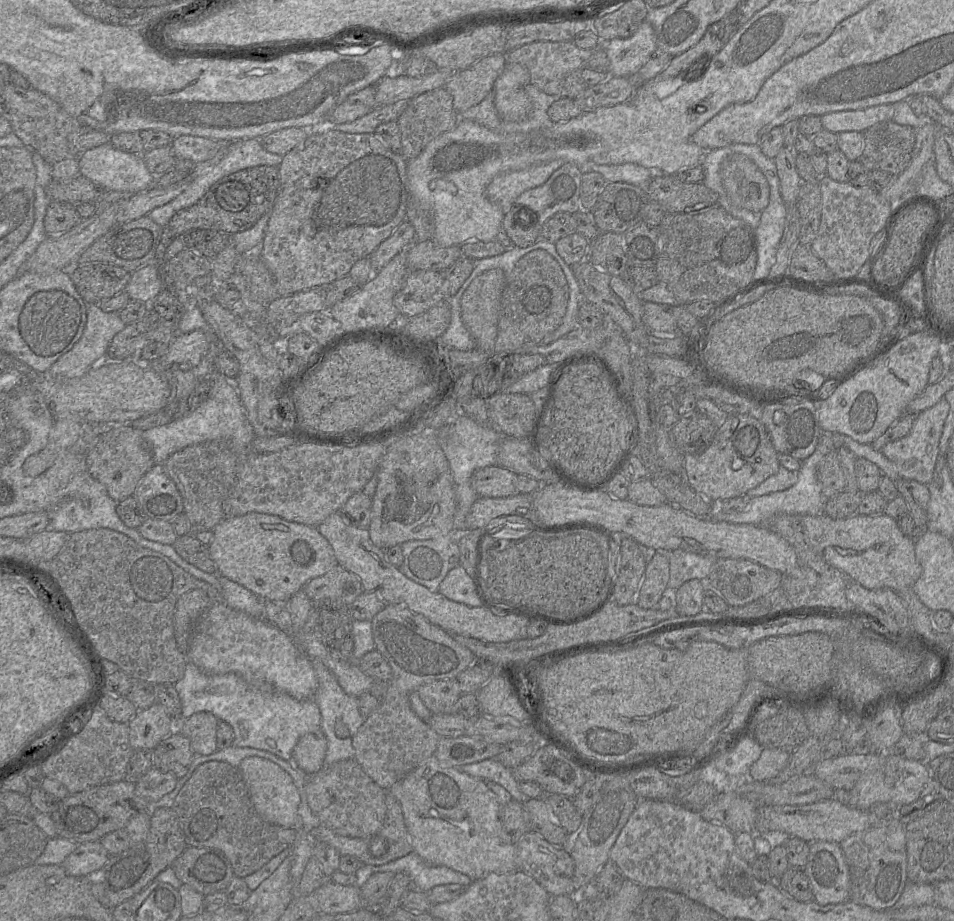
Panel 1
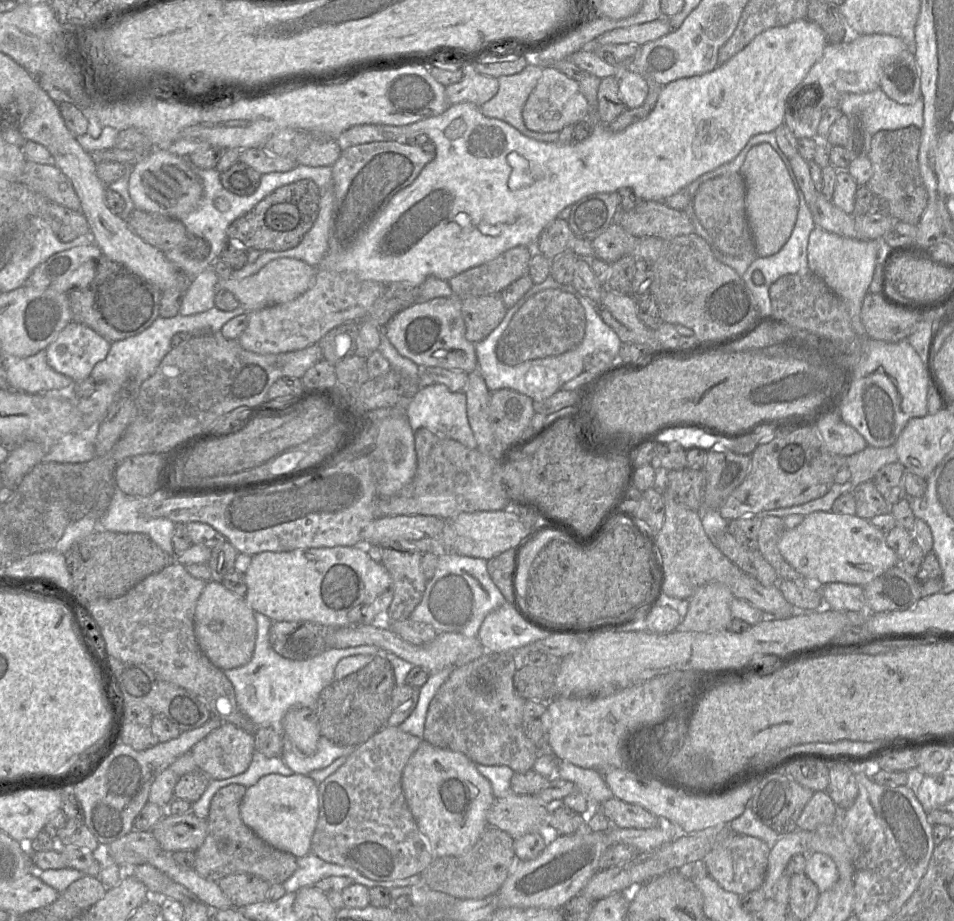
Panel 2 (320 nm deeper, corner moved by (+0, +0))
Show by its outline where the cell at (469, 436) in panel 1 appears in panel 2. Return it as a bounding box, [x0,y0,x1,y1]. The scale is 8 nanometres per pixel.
[406,383,477,449]

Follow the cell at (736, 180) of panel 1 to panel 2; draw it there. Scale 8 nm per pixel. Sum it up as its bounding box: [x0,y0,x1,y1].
[740,143,799,257]

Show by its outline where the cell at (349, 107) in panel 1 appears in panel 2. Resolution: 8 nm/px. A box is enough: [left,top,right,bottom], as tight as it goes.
[445,74,499,106]

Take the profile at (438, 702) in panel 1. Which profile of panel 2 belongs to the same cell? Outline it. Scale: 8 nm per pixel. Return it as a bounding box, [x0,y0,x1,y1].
[422,652,538,772]

